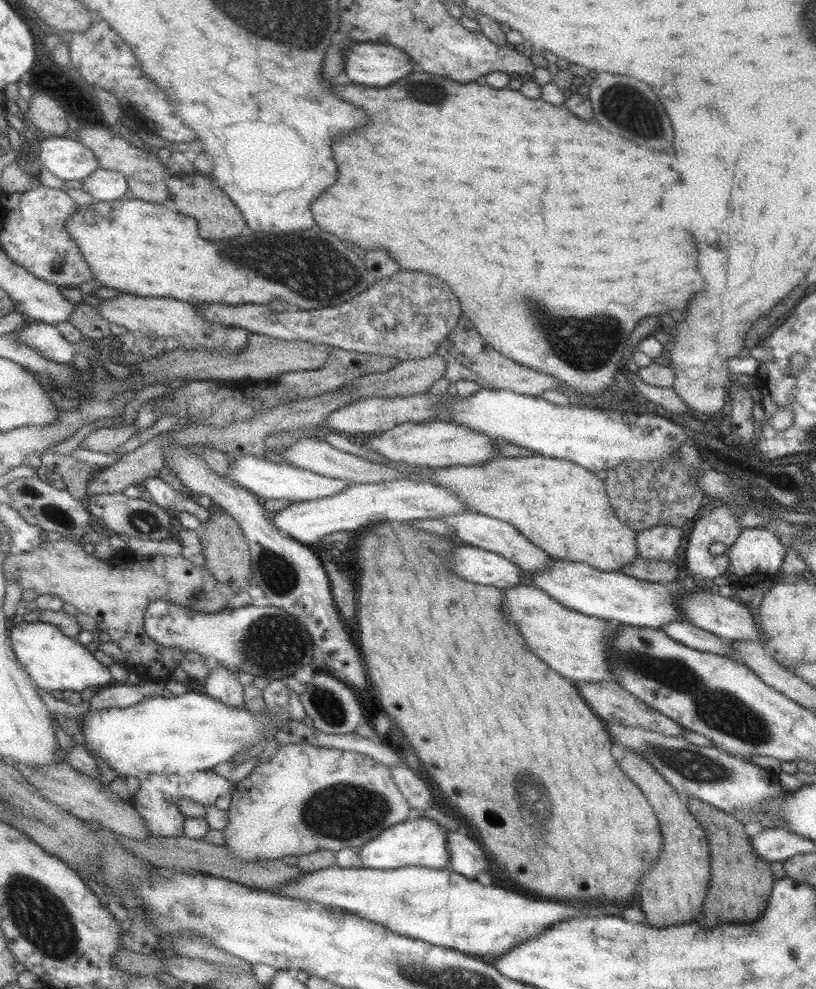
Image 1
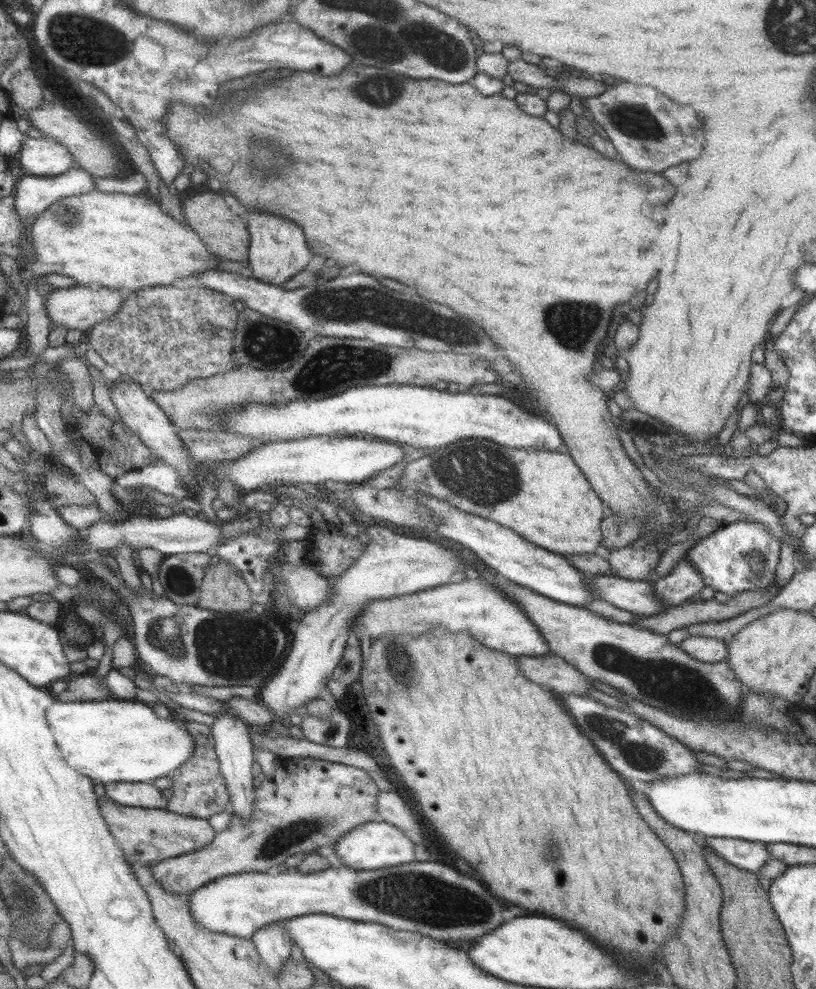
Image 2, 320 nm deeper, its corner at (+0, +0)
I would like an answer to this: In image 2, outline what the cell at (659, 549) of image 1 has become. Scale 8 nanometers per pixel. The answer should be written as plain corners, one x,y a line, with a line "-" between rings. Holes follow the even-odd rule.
627,545
611,550
606,561
613,576
629,580
646,580
651,578
660,554
658,550
649,550
646,547
633,548

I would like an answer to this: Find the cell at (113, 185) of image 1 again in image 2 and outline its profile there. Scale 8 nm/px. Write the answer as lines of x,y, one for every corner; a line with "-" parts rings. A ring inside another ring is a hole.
70,166
65,174
59,174
55,178
21,176
14,184
11,196
14,198
15,213
23,221
36,217
61,198
87,194
91,190
95,190
94,178
80,167

